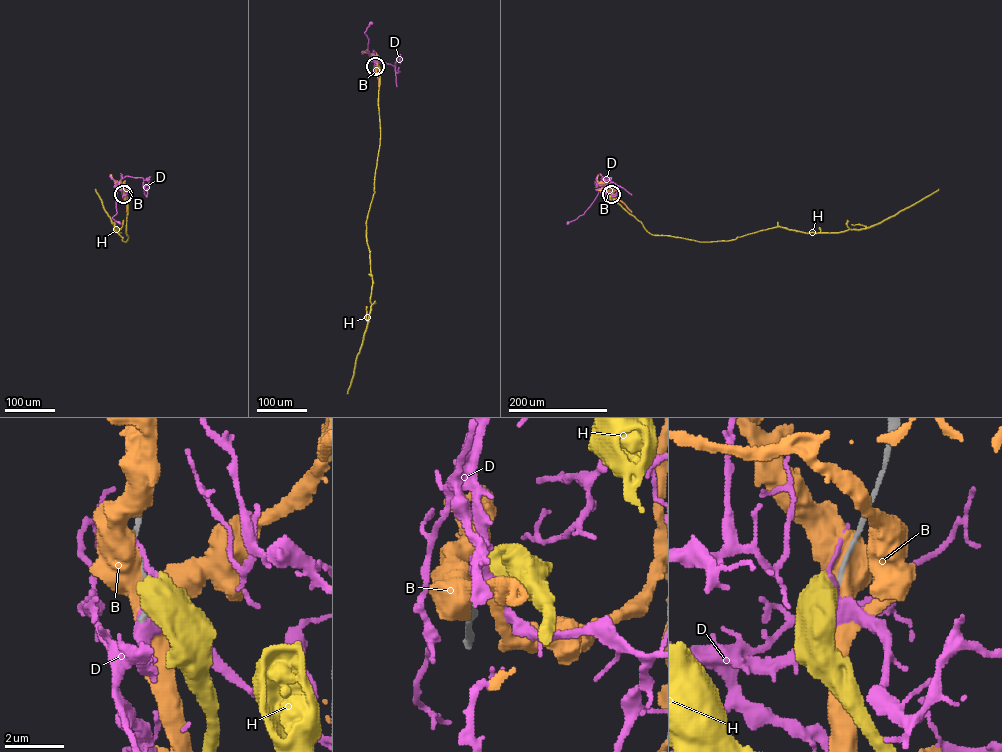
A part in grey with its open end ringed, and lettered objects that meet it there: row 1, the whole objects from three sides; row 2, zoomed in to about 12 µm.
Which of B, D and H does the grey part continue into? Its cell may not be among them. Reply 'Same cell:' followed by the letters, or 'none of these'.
Same cell: none of these

